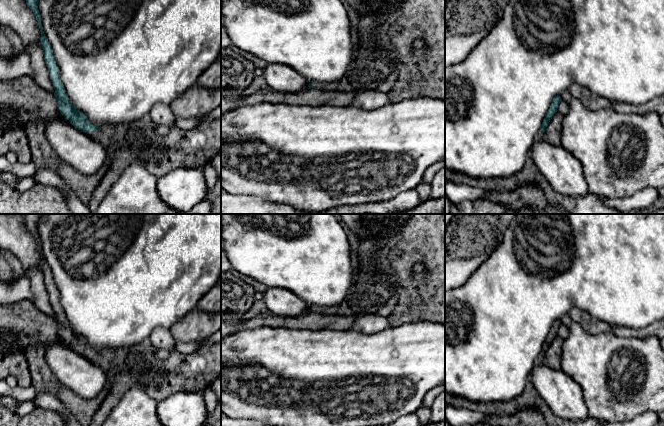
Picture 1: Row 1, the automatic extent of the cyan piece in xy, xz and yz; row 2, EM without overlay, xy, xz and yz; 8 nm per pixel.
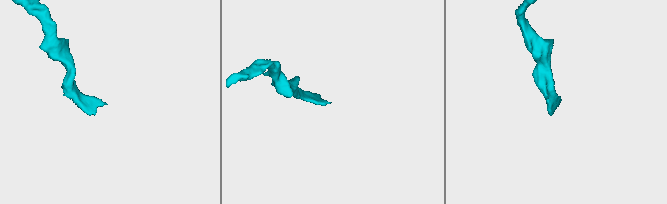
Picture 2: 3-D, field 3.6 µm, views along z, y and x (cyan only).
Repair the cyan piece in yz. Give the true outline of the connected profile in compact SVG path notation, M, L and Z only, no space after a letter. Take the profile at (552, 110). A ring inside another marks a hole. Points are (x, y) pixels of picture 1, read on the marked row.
M558 95L554 97L554 99L550 105L550 108L541 124L541 127L536 134L536 140L542 141L544 139L544 132L545 132L550 120L552 119L554 114L558 111L557 107L561 100L562 100L561 97Z

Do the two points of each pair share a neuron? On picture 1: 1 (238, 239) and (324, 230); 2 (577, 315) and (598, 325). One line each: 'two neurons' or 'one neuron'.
1: one neuron
2: one neuron

